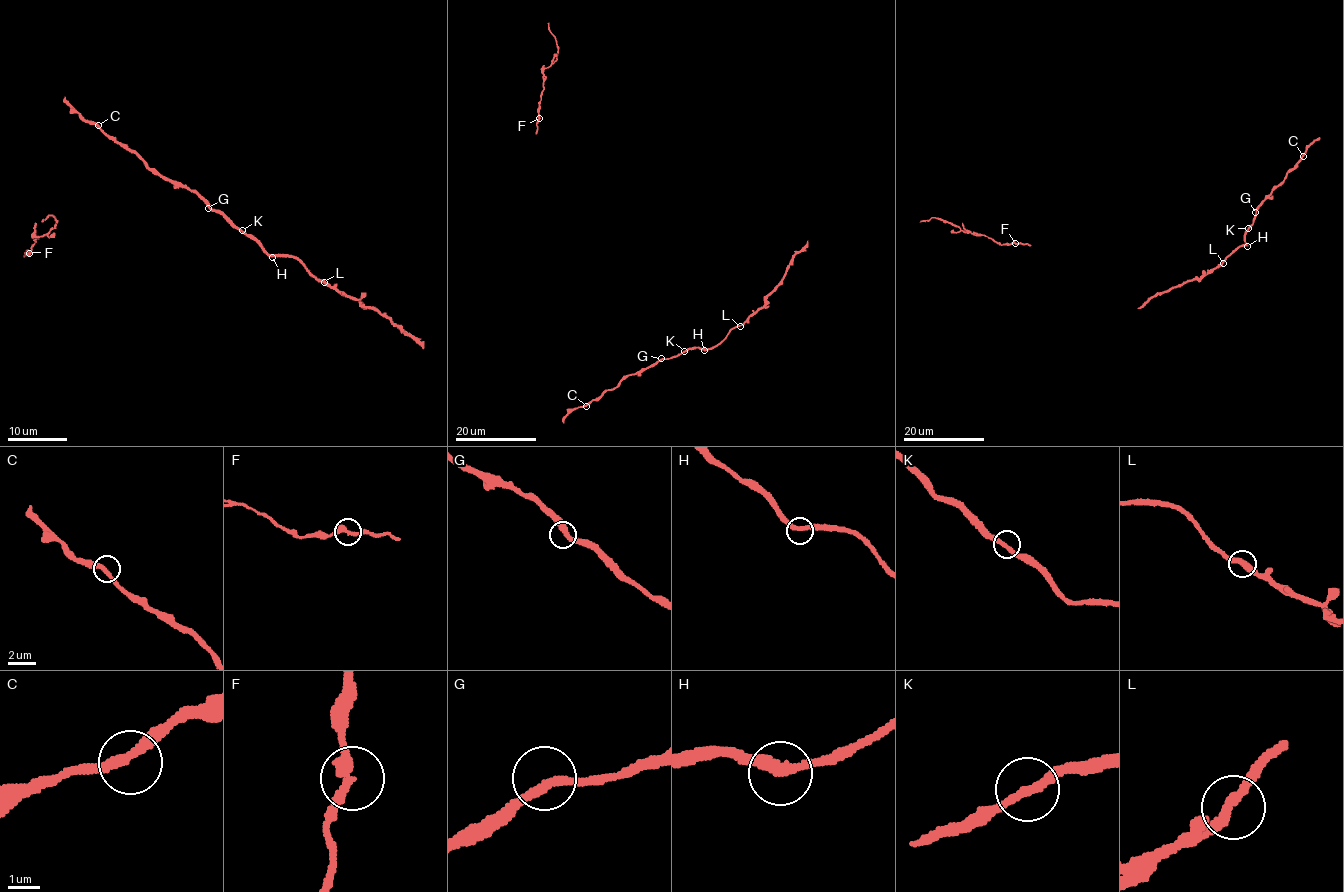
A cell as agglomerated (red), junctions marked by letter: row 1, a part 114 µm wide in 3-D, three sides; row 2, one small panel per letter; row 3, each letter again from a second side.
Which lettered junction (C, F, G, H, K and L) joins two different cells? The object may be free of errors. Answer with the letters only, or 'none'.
none

